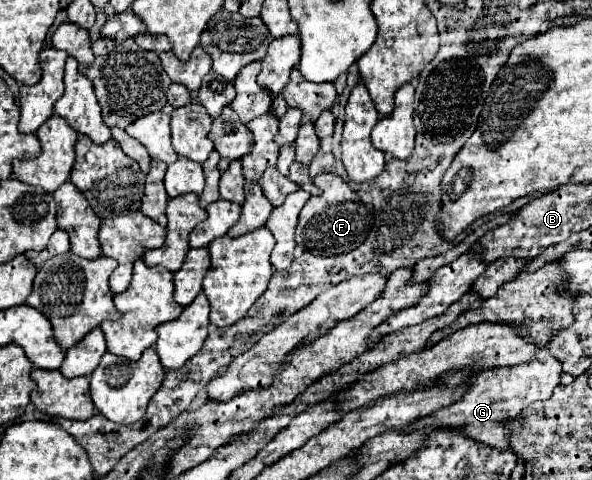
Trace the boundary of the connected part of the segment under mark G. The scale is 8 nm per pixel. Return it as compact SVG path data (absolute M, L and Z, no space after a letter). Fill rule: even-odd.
M539 350L527 364L517 366L503 366L503 368L491 368L485 372L479 372L477 376L471 376L469 390L447 408L441 408L439 412L433 412L431 416L419 418L403 432L417 432L423 428L459 428L467 438L473 438L475 442L481 442L485 446L497 448L501 452L511 450L509 428L503 424L505 420L513 420L527 404L537 400L547 400L553 394L553 388L561 382L561 362L549 354L547 350Z

